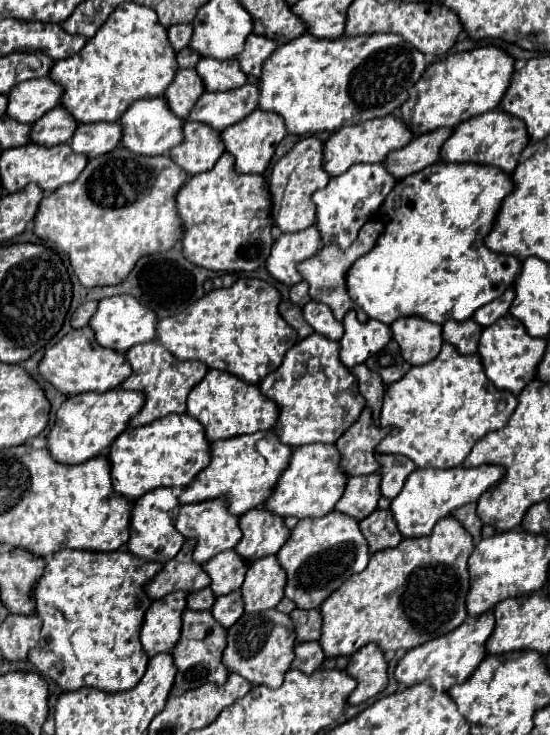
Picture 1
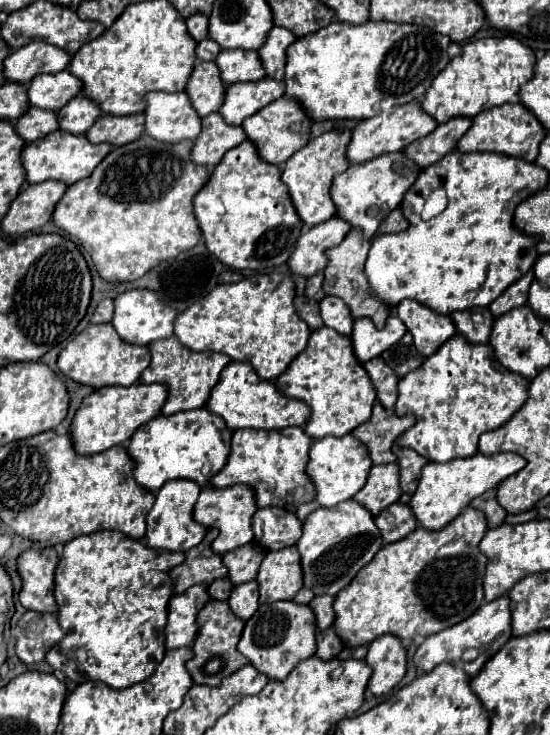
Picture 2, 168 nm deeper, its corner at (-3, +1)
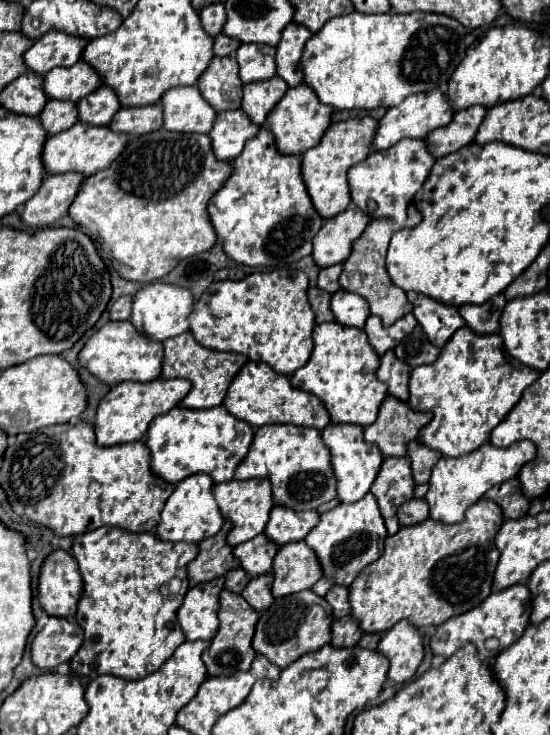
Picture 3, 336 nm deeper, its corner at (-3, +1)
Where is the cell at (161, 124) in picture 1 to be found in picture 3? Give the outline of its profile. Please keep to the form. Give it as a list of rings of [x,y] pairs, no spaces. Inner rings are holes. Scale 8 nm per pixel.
[[[197,86],[171,88],[161,98],[163,128],[169,132],[207,134],[217,112],[203,100]]]

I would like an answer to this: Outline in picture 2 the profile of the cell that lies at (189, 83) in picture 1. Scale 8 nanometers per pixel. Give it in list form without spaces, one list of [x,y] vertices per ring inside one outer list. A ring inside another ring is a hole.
[[[213,60],[197,62],[197,66],[187,82],[185,92],[189,94],[189,98],[201,118],[211,112],[217,112],[225,100],[225,84],[221,80],[221,72],[217,70],[217,64]]]

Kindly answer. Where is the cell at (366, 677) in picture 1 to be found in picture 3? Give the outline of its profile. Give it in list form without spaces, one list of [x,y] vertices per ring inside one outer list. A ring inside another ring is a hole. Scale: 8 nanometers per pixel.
[[[403,620],[381,636],[377,652],[389,660],[387,678],[393,684],[403,684],[417,672],[423,660],[423,638],[415,626]]]

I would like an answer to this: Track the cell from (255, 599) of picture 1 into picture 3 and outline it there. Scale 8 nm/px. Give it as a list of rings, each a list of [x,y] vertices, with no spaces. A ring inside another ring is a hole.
[[[303,540],[289,542],[279,548],[273,560],[273,598],[307,590],[321,576],[315,552]]]

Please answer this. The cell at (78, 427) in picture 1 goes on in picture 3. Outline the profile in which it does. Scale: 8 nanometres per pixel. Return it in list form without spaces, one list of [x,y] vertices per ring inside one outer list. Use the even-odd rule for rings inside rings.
[[[151,380],[151,382],[121,382],[115,384],[97,404],[95,414],[95,438],[99,446],[115,446],[115,444],[127,444],[135,440],[143,440],[147,434],[147,426],[153,418],[169,412],[179,404],[179,400],[185,398],[189,392],[187,380]]]

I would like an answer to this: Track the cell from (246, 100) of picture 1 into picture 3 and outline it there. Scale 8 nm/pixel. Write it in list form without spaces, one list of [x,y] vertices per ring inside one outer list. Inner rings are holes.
[[[275,76],[271,80],[263,80],[263,82],[251,82],[251,84],[243,86],[241,110],[247,114],[247,118],[251,118],[251,122],[261,126],[265,122],[269,110],[283,98],[287,88],[289,86],[279,76]]]

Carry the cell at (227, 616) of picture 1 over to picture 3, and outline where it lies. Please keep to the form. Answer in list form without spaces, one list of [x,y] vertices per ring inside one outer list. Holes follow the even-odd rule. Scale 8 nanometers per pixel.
[[[261,574],[257,578],[251,578],[249,584],[245,586],[245,590],[241,592],[241,596],[245,598],[245,602],[261,612],[261,610],[267,610],[273,602],[273,596],[271,596],[271,582],[273,582],[273,576],[271,574]]]

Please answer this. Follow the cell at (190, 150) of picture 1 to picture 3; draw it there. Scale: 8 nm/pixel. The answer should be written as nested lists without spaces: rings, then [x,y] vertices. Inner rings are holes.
[[[241,110],[219,112],[213,130],[209,132],[213,154],[219,160],[233,160],[241,154],[245,142],[259,132],[259,126],[249,122],[249,118]]]

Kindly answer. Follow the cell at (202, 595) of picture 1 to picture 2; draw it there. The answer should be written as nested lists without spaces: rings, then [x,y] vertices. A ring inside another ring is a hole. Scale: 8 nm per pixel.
[[[219,578],[213,584],[209,584],[209,596],[213,600],[227,600],[233,590],[233,584],[229,578]]]

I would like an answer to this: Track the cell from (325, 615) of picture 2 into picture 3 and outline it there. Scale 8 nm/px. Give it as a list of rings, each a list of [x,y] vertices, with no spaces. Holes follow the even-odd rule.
[[[333,586],[327,594],[325,600],[329,602],[333,610],[333,618],[343,618],[349,614],[349,602],[347,602],[347,586]]]

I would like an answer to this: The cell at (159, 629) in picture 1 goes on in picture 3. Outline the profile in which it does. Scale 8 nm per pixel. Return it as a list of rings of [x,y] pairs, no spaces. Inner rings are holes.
[[[215,578],[211,582],[203,582],[193,586],[183,606],[177,612],[177,620],[183,628],[185,640],[211,640],[217,632],[217,602],[219,592],[223,590],[223,578]]]

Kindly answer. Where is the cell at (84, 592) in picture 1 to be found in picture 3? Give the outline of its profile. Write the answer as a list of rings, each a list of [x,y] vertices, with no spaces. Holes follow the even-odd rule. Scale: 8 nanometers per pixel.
[[[99,528],[75,536],[73,558],[77,560],[83,578],[83,594],[77,602],[75,620],[83,630],[83,644],[69,662],[71,670],[89,678],[111,674],[123,680],[139,680],[157,672],[167,658],[171,658],[175,648],[185,642],[175,614],[189,588],[185,566],[195,556],[197,546],[185,542],[161,542],[153,532],[133,534],[121,528]]]

